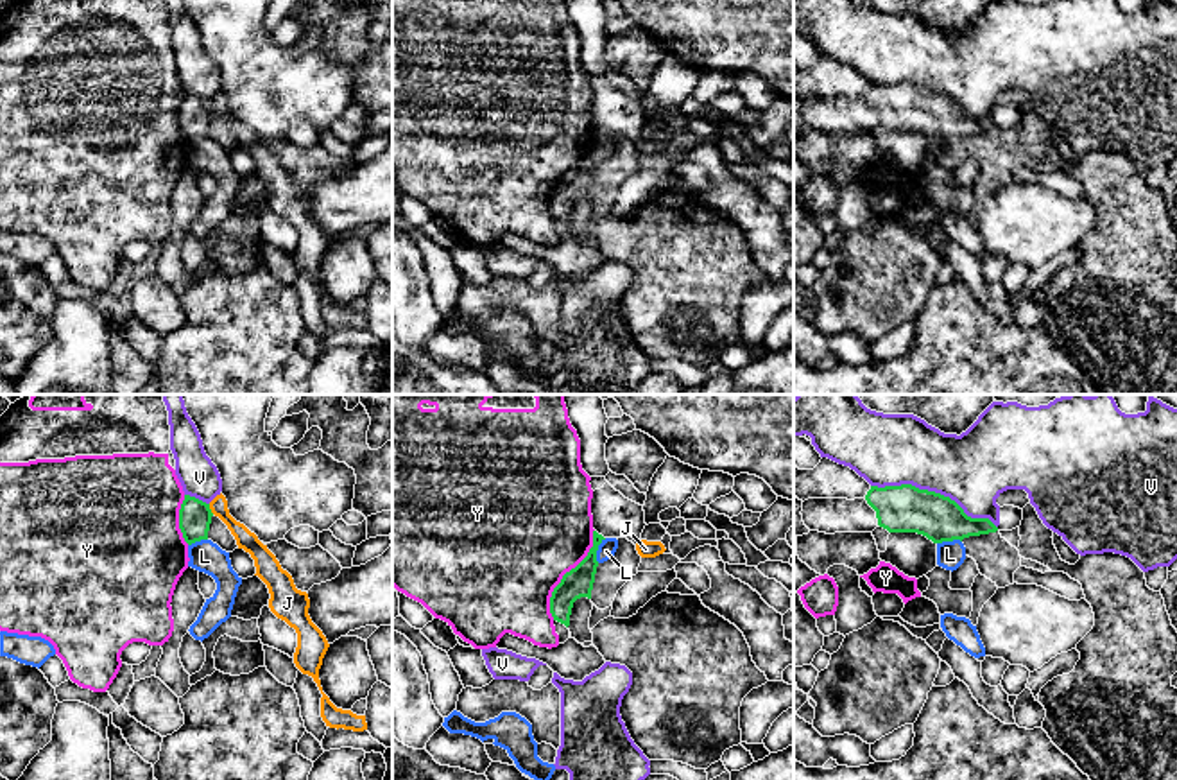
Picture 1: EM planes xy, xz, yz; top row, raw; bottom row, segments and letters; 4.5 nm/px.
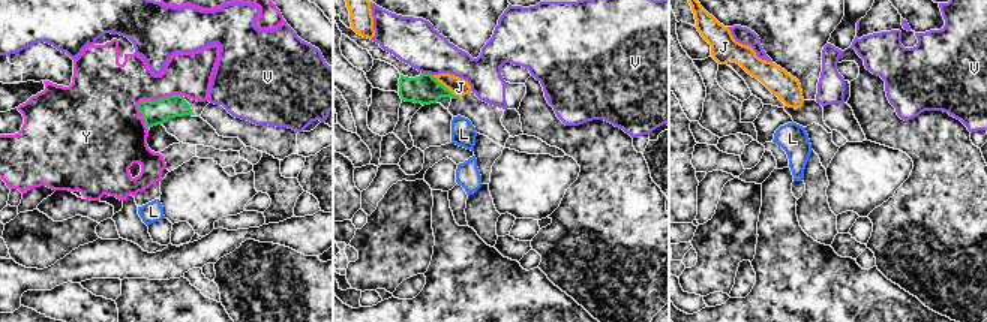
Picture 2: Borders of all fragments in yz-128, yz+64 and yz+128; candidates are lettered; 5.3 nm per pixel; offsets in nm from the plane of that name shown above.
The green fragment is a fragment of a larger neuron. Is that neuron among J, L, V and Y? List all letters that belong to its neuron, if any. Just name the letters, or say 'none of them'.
none of them

